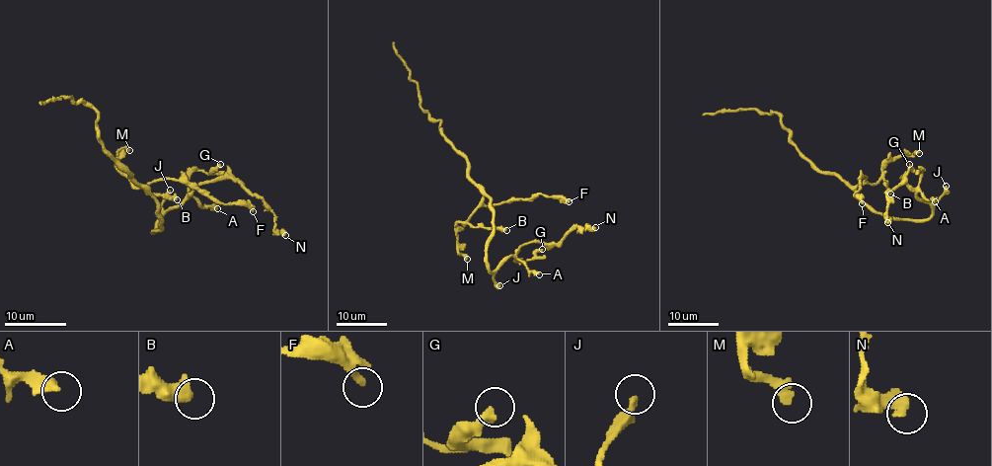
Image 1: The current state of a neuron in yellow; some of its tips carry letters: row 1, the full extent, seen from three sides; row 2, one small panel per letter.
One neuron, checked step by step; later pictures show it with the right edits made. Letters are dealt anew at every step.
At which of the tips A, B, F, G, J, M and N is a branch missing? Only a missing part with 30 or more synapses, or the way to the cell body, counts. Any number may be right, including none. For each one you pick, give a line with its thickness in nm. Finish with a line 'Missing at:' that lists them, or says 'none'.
J: calibre 320 nm
Missing at: J

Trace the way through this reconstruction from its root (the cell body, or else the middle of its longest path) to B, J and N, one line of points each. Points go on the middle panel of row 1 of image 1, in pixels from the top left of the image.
B: (491, 205), (491, 200), (484, 195), (481, 205), (468, 222), (475, 227), (506, 230)
J: (491, 205), (494, 230), (486, 251), (486, 267), (499, 285)
N: (491, 205), (494, 230), (486, 251), (486, 267), (491, 271), (525, 244), (557, 244), (576, 227), (595, 227)

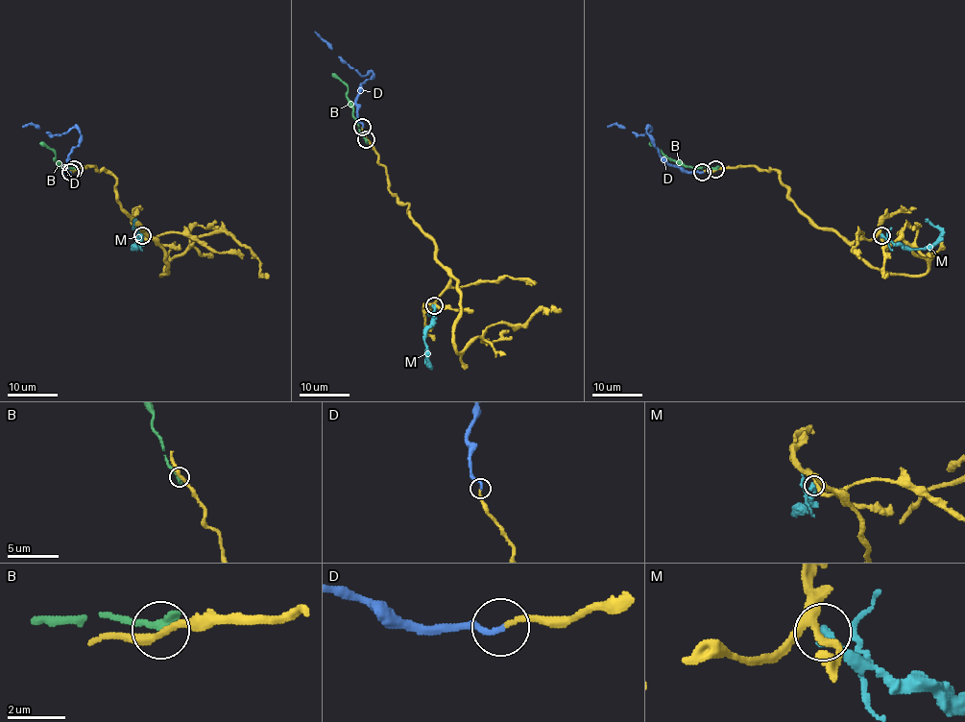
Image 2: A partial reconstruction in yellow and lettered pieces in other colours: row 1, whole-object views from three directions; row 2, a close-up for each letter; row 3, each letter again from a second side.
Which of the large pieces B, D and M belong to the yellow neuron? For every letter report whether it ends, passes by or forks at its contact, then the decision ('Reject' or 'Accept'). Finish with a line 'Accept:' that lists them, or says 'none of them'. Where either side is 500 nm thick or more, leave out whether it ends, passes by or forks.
B: It ends there. Reject
D: It ends there. Accept
M: It ends there. Reject
Accept: D

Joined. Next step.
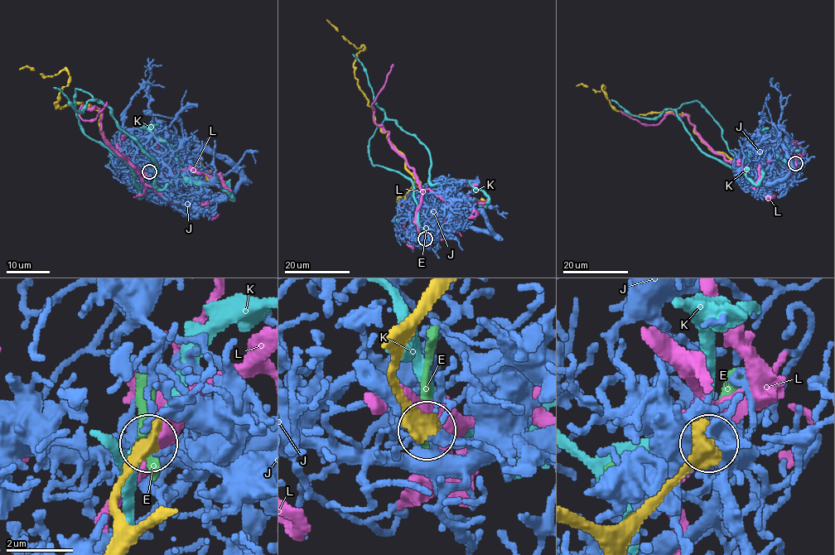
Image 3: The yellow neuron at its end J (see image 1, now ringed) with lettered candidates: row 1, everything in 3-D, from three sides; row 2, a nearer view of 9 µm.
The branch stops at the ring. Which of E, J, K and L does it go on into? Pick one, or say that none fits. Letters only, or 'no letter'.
no letter

